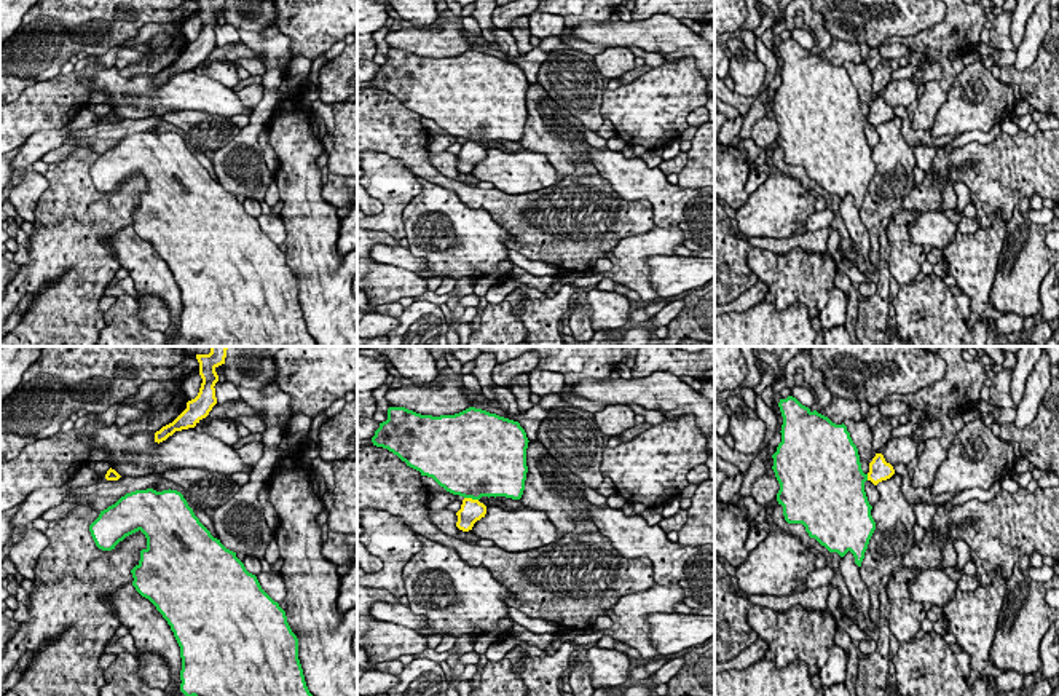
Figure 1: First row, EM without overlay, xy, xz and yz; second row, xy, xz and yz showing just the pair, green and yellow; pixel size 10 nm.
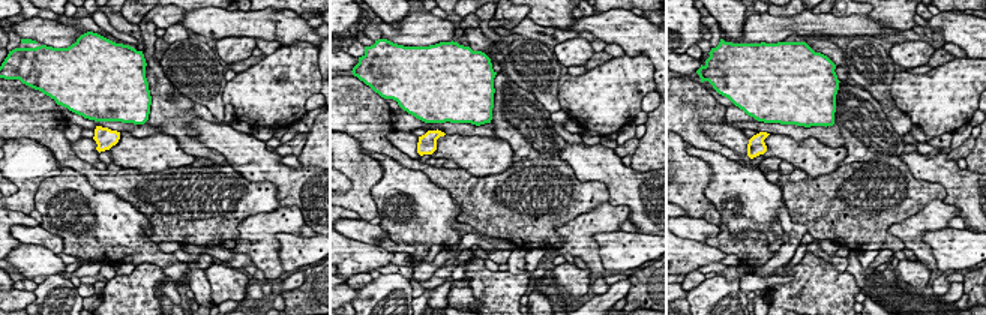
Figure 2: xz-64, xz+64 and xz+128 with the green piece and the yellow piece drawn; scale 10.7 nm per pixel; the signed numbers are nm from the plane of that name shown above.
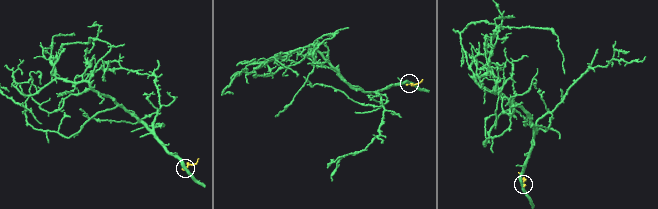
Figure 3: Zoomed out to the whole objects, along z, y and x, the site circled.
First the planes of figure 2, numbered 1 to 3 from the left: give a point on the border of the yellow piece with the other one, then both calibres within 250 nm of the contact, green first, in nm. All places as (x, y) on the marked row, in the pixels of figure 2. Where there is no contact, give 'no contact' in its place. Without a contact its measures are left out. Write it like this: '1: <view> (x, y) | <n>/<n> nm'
1: no contact
2: no contact
3: no contact

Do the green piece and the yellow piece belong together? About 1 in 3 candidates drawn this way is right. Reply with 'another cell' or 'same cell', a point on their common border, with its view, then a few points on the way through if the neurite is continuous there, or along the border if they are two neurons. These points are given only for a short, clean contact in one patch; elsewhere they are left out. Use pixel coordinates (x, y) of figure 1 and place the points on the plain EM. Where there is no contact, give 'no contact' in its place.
another cell | xz (471, 139)

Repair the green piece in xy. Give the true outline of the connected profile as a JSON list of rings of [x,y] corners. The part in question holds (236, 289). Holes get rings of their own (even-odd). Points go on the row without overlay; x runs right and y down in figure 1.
[[[147,131],[126,136],[115,147],[100,153],[99,160],[89,168],[91,179],[96,188],[102,193],[115,192],[120,184],[139,172],[147,180],[147,190],[140,193],[140,203],[131,212],[134,220],[132,228],[142,239],[148,241],[156,249],[156,252],[171,268],[171,273],[174,275],[174,279],[180,289],[180,334],[193,343],[191,346],[317,346],[316,340],[306,329],[303,311],[298,302],[298,281],[287,265],[285,254],[262,231],[257,219],[246,212],[244,206],[236,200],[236,195],[226,192],[220,182],[211,177],[211,174],[195,158],[193,152],[188,148],[180,134],[171,131],[163,134]]]

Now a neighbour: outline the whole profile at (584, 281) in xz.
[[[654,227],[648,233],[620,239],[608,254],[608,259],[612,263],[609,271],[582,276],[574,281],[560,276],[557,283],[587,287],[593,284],[596,286],[603,279],[612,279],[617,284],[635,291],[641,297],[643,305],[654,303],[659,302],[660,297],[651,286],[651,267],[646,263],[646,259],[651,255],[675,255],[675,249],[683,246],[683,241],[684,235],[679,228]]]

